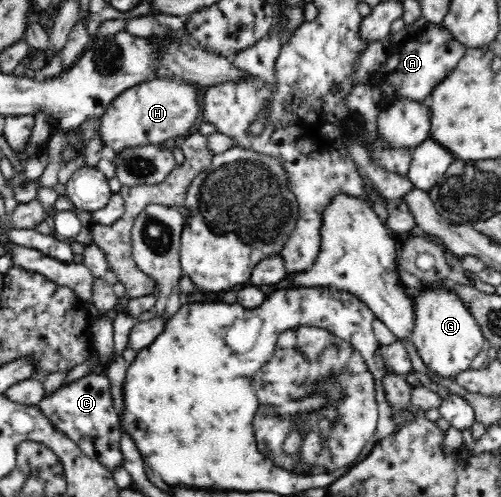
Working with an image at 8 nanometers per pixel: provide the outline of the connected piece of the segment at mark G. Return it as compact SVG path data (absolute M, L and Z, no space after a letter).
M447 279L433 282L429 288L421 290L414 300L415 312L415 329L411 340L417 347L417 350L423 359L424 363L437 376L454 378L458 372L469 369L469 363L475 356L477 356L483 346L485 340L479 324L475 321L473 314L467 309L463 298L454 290L457 282L455 280Z

